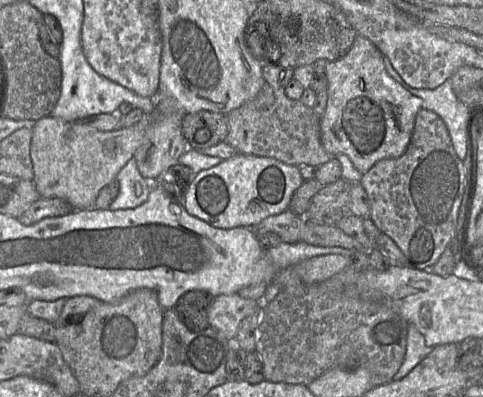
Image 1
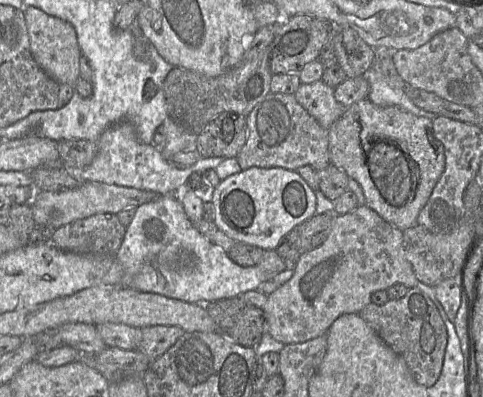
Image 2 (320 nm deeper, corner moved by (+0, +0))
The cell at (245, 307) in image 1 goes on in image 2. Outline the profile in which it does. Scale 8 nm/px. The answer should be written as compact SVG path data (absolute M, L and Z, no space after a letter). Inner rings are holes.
M358 205L347 214L338 214L324 243L314 250L302 253L293 269L292 277L268 295L267 302L262 308L266 319L266 332L285 345L303 343L327 334L339 316L359 314L371 303L371 296L376 291L386 291L398 283L407 288L417 287L419 280L405 258L402 243L403 232L367 205Z

